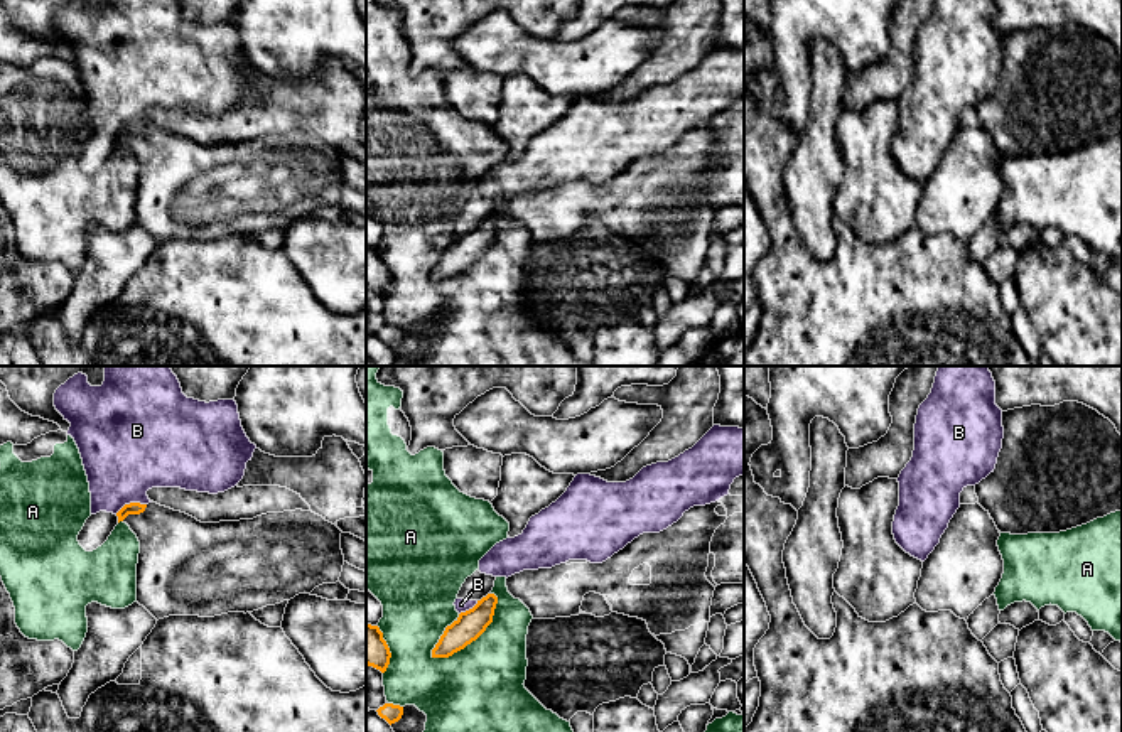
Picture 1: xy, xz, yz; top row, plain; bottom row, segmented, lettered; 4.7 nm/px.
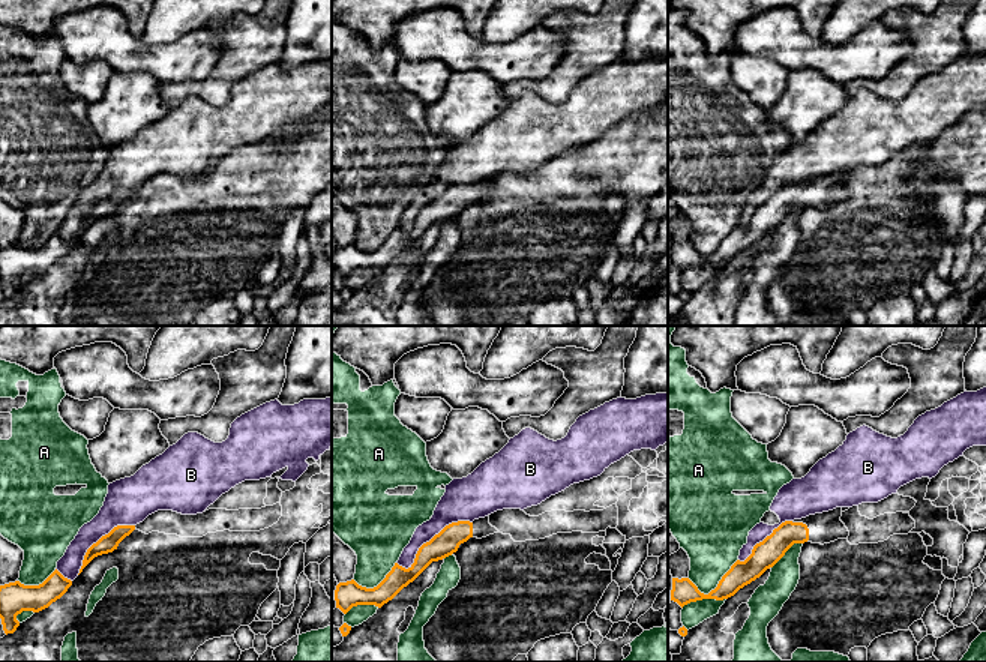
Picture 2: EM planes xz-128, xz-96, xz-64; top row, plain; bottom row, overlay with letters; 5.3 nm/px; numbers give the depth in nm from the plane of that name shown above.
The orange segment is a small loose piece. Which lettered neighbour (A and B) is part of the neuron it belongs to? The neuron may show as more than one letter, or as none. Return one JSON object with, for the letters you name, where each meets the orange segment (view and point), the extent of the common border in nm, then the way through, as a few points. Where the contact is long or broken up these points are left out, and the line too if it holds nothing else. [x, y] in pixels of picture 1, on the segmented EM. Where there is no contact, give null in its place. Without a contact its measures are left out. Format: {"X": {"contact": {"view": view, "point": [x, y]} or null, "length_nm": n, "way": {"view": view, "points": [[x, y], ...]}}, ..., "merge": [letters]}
{"merge": []}

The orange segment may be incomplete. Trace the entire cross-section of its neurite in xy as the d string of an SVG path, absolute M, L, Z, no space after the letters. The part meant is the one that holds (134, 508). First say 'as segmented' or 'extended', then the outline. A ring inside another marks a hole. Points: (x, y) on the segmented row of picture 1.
extended; M157 503L125 504L118 513L137 535L137 602L157 621L169 616L214 617L253 612L339 582L341 530L312 511L267 513L253 519L201 523Z

